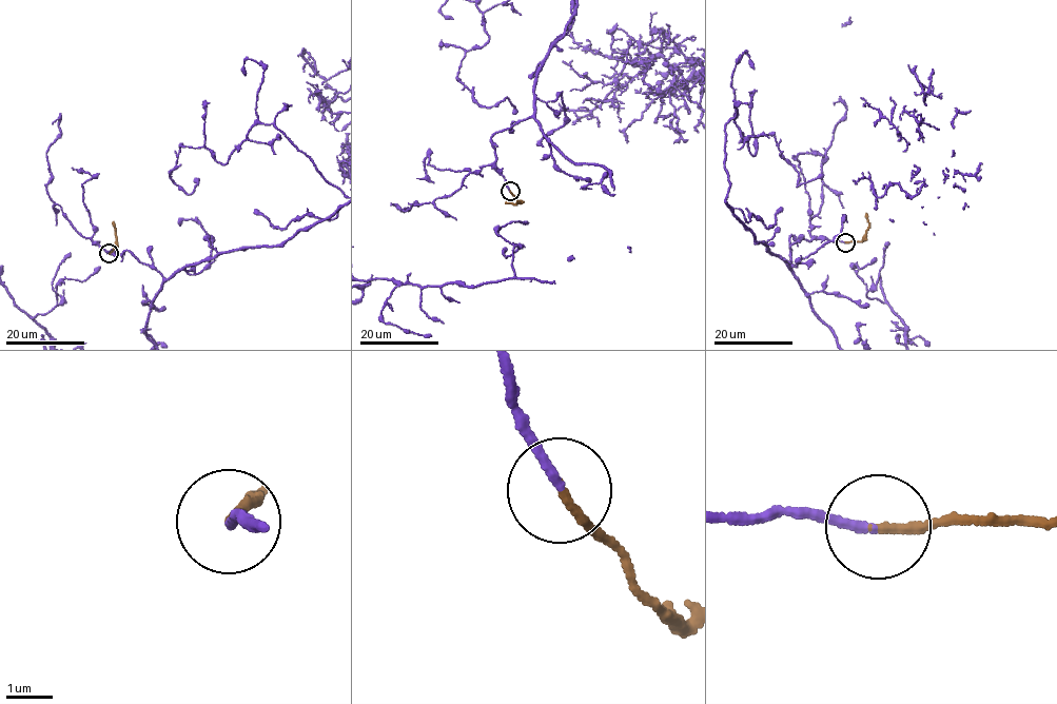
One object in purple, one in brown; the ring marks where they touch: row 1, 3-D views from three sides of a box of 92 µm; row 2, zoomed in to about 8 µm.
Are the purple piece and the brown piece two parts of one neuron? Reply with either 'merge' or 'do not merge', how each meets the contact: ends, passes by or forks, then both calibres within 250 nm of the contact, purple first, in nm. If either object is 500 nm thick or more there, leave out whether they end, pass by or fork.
merge; purple ends; brown ends; calibres 190 and 190 nm

